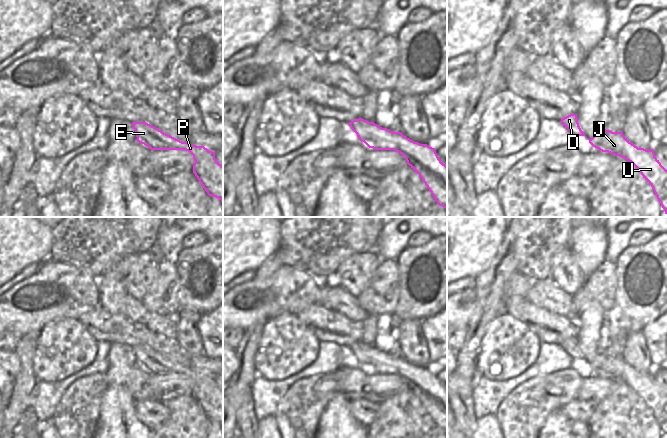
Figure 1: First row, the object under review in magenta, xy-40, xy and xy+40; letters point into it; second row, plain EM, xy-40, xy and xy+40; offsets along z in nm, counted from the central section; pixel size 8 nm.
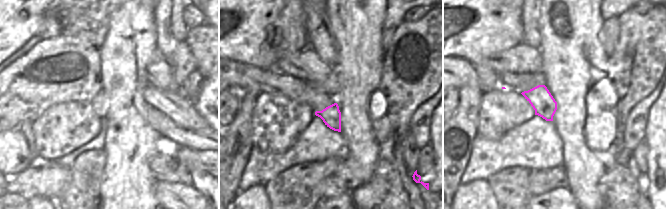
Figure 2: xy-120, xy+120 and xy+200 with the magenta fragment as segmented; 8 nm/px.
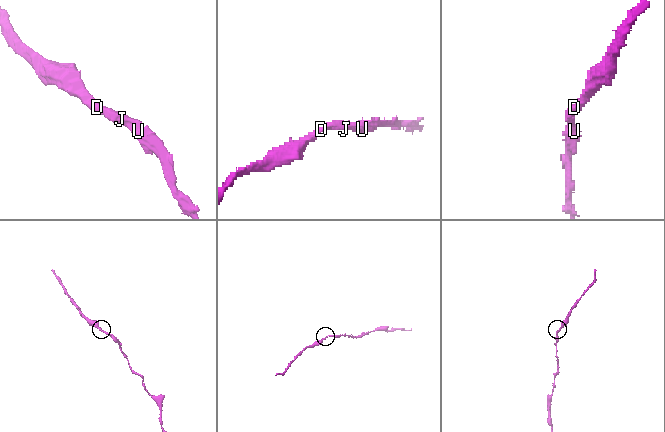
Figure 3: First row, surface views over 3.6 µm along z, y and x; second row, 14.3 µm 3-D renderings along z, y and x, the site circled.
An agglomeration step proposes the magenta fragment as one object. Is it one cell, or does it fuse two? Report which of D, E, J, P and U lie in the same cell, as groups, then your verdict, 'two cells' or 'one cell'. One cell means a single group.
D E J P U | one cell

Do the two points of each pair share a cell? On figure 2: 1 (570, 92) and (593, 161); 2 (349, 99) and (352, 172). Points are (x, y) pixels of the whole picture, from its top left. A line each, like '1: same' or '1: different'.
1: same
2: different

